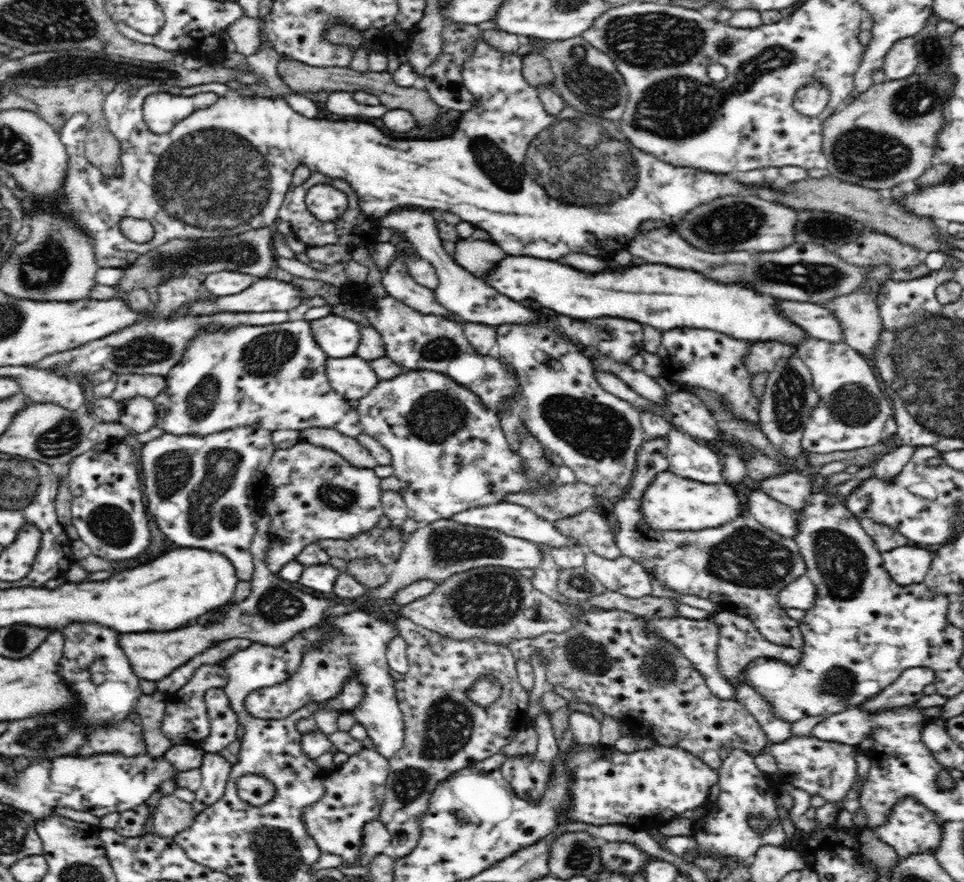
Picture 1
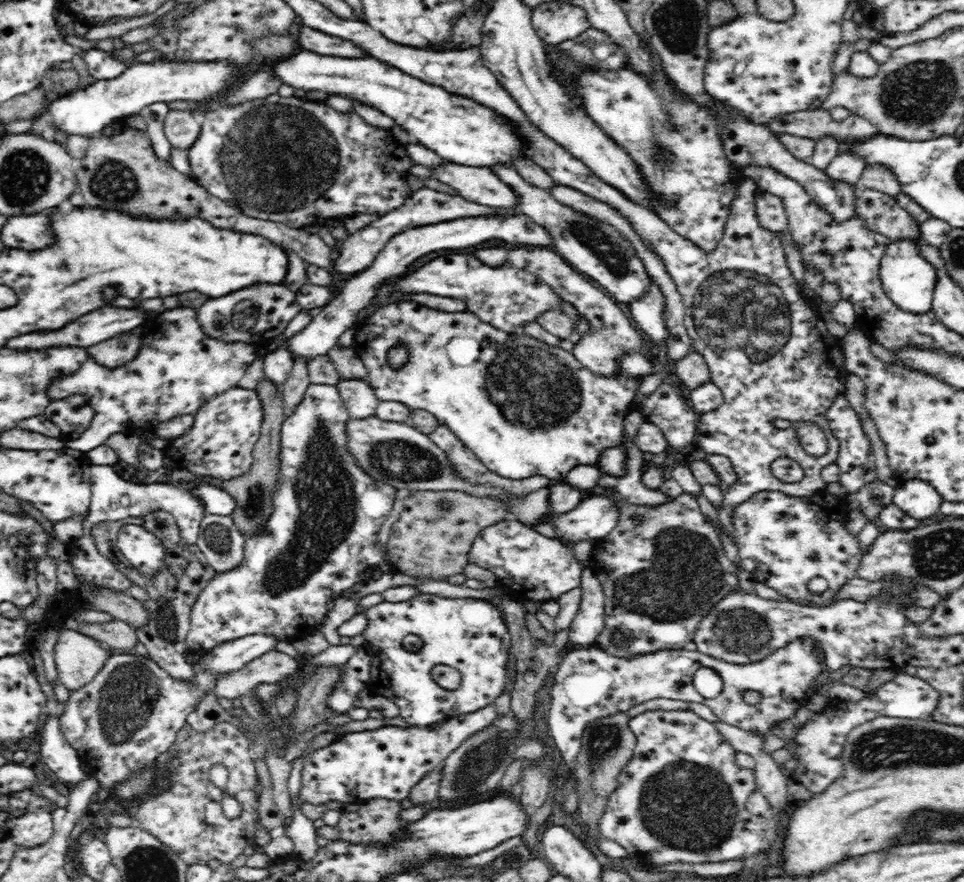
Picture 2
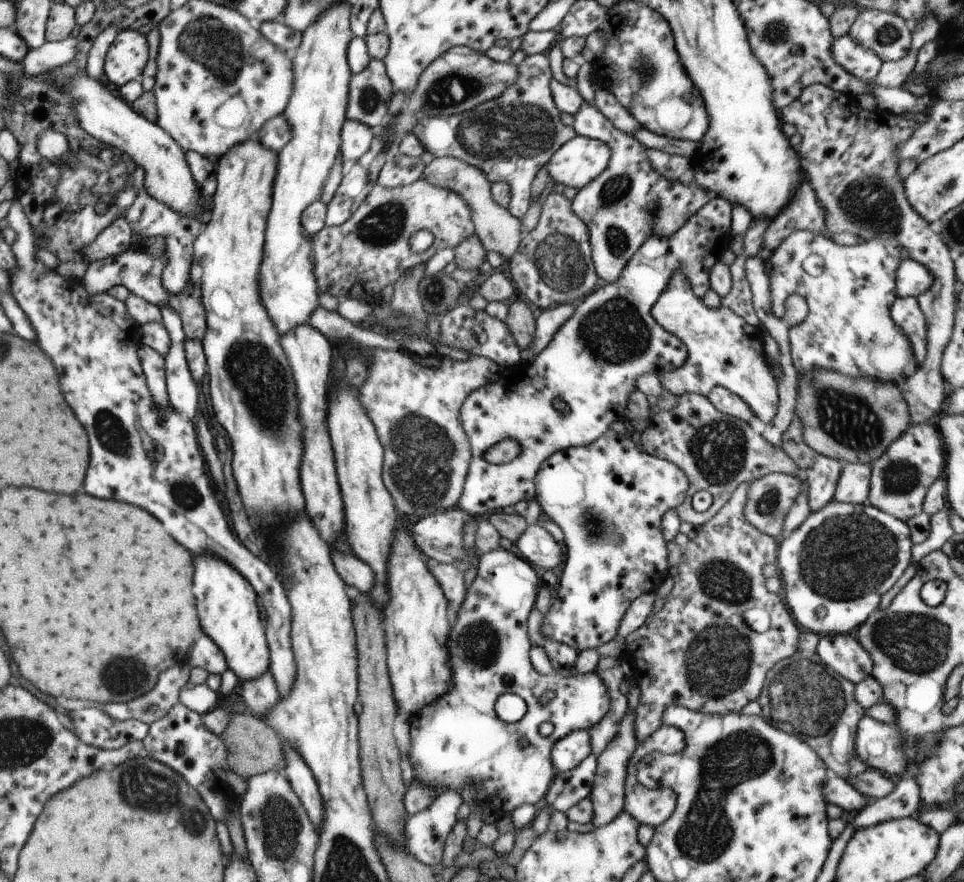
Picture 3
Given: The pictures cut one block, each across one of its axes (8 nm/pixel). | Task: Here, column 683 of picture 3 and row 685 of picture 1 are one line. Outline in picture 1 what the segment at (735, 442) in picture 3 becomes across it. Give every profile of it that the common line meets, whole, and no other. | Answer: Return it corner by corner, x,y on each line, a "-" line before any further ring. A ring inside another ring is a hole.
399,614
394,622
401,638
407,645
409,669
403,672
404,678
395,680
397,701
404,719
404,738
400,750
388,759
389,775
387,791
380,806
379,819
392,836
389,845
394,860
404,859
411,854
420,840
419,818
425,813
428,797
437,784
447,779
453,772
479,763
499,752
500,748
514,740
514,736
528,727
530,693
518,681
514,651
511,647
486,644
482,641
454,641
414,624
409,618
-
491,676
501,686
499,698
493,703
480,705
468,696
468,690
476,680

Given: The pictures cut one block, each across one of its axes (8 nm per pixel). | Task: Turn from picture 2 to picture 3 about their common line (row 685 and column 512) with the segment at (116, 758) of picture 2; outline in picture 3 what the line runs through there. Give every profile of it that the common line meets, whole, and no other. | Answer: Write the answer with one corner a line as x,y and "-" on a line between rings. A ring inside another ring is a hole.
539,53
526,56
515,68
517,78
497,98
483,102
467,112
461,111
459,114
446,117
424,118
414,125
412,133
419,139
424,150
434,157
453,156
481,170
487,182
505,182
510,188
509,214
521,221
530,201
531,180
548,163
553,152
557,152
557,148
561,148
561,145
571,140
575,134
573,127
565,126
558,120
559,112
549,90
549,80
552,76
546,56

